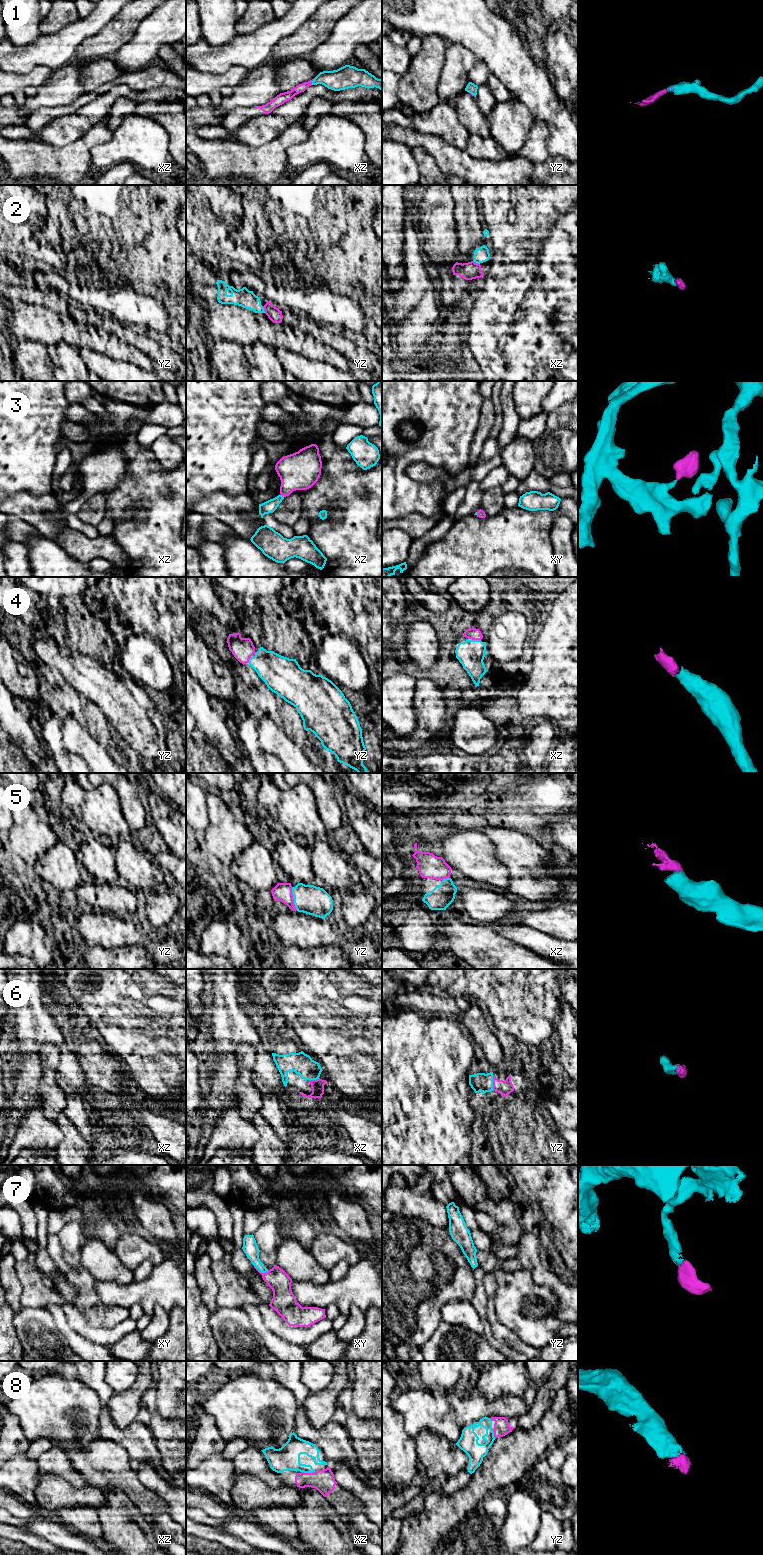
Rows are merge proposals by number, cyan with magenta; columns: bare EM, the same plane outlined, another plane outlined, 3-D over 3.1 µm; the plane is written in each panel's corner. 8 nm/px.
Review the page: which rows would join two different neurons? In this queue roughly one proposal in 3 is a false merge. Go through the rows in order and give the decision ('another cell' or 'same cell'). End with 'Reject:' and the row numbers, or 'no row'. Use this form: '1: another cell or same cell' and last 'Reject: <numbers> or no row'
1: same cell
2: same cell
3: same cell
4: same cell
5: same cell
6: same cell
7: same cell
8: same cell
Reject: no row

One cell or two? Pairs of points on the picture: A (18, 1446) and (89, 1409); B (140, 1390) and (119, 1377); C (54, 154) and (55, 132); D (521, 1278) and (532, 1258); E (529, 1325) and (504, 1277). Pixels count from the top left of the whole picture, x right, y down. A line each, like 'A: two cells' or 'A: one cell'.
A: two cells
B: two cells
C: two cells
D: two cells
E: one cell

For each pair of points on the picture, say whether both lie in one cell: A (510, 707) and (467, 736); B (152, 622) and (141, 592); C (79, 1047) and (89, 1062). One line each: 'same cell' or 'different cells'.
A: different cells
B: same cell
C: same cell

